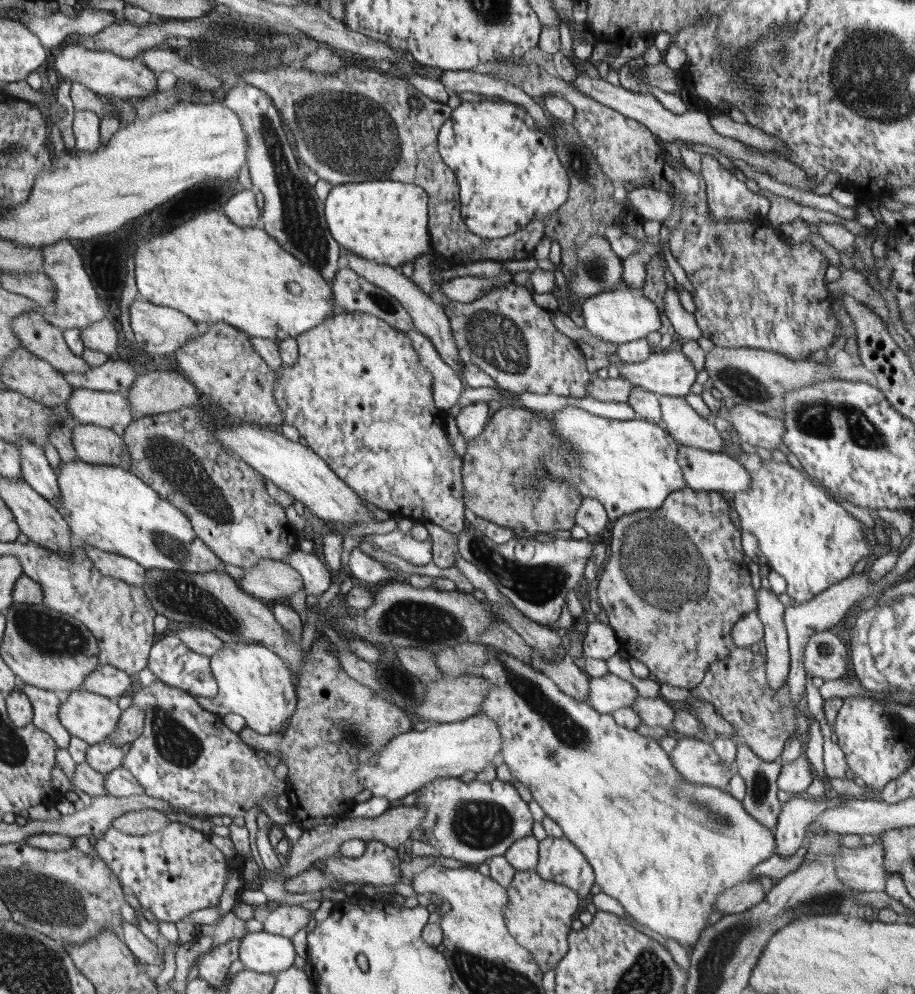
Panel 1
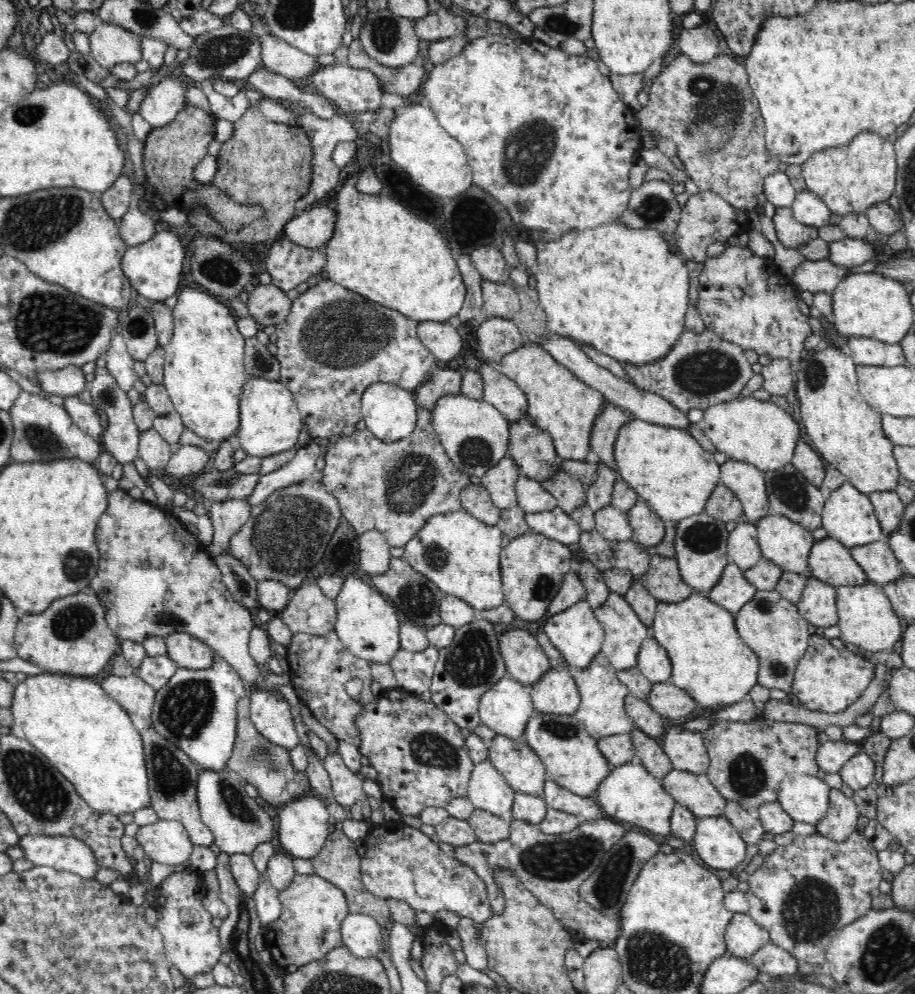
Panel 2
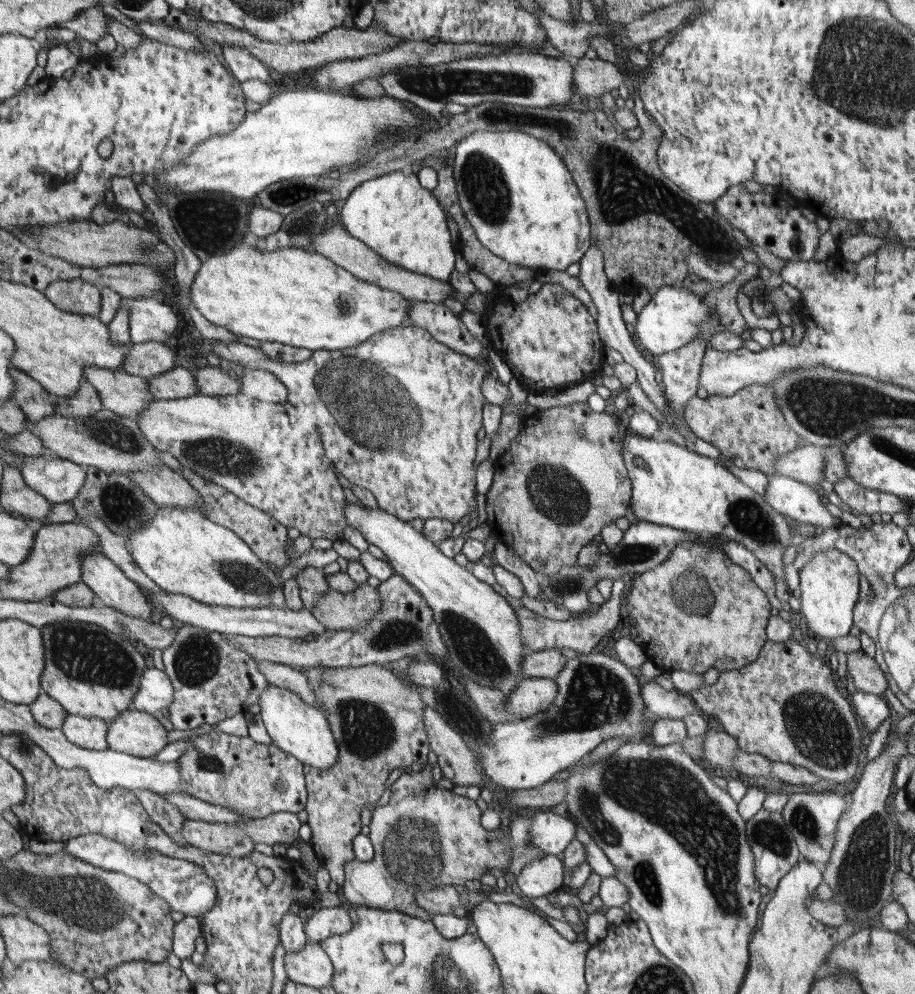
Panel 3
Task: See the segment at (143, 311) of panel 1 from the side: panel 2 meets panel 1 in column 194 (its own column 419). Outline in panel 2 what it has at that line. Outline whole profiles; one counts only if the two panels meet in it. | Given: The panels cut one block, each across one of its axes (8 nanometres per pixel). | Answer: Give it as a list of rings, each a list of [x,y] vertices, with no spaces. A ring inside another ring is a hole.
[[[418,322],[418,336],[424,346],[442,362],[450,362],[462,352],[462,338],[448,322]]]

